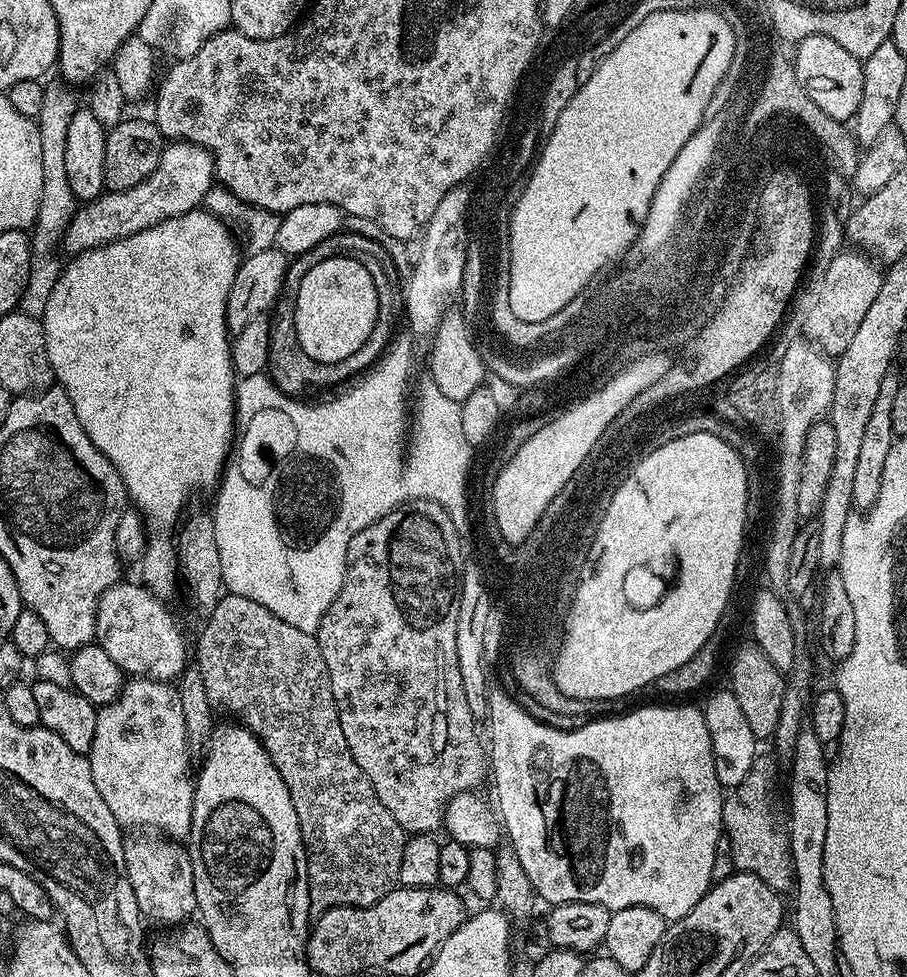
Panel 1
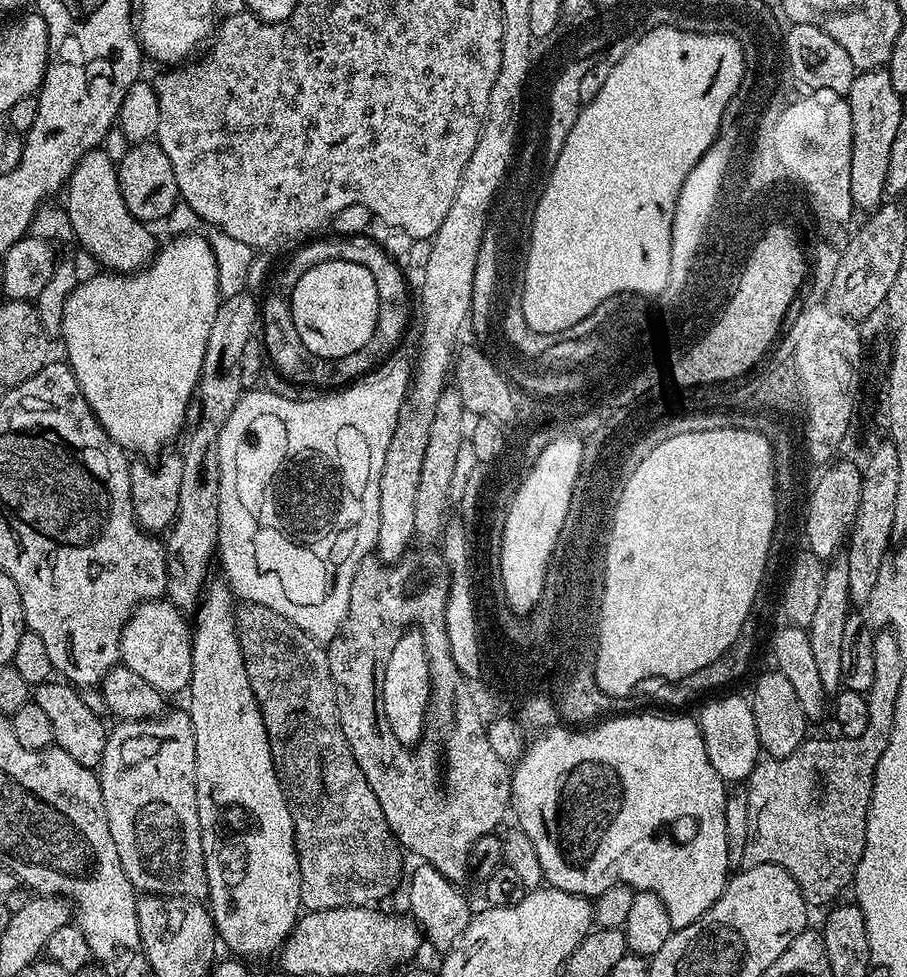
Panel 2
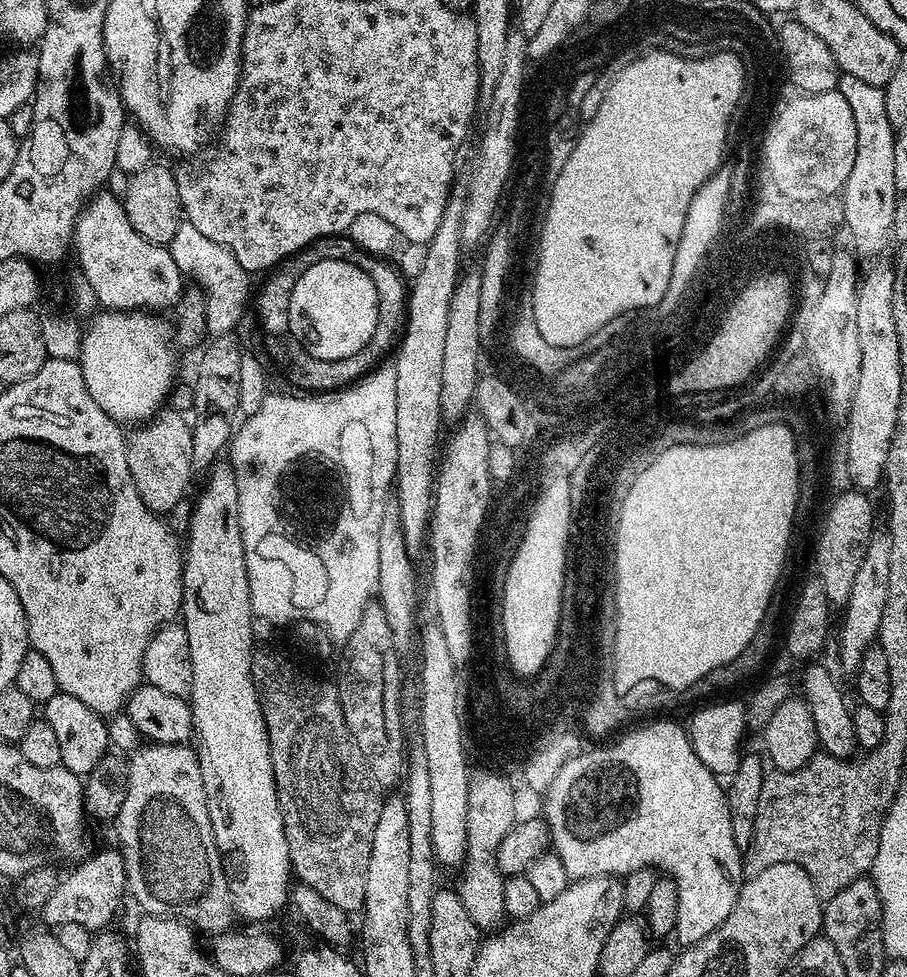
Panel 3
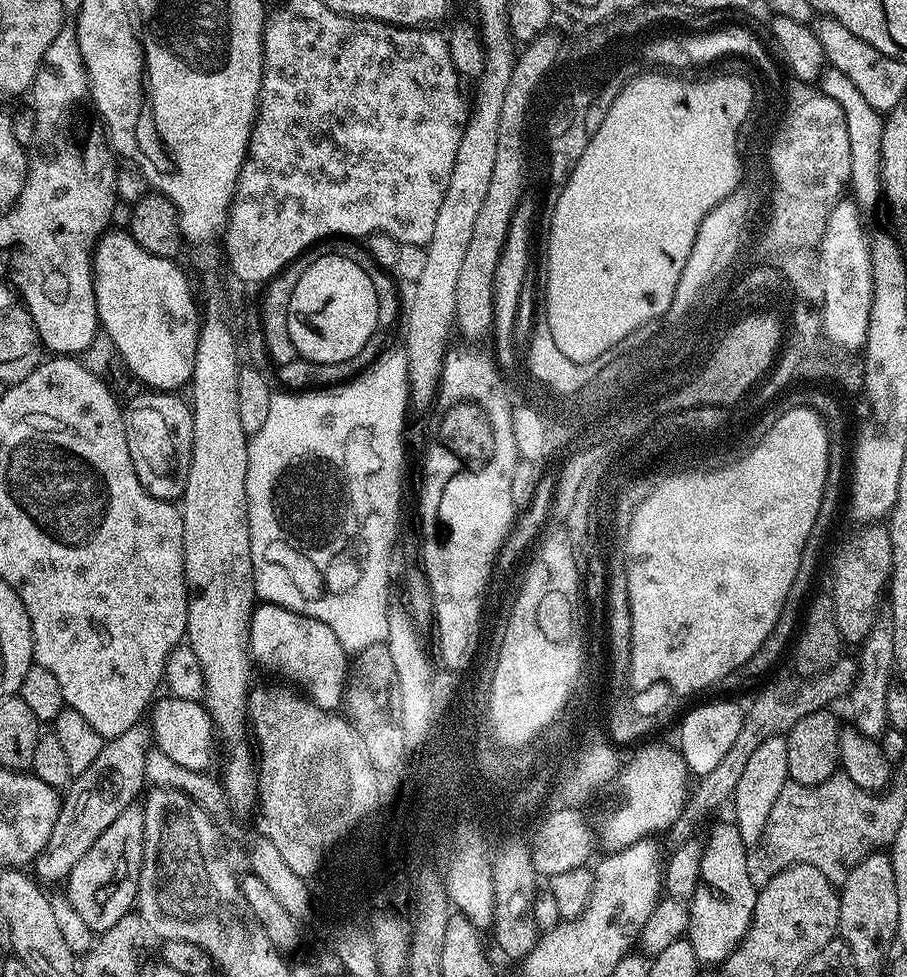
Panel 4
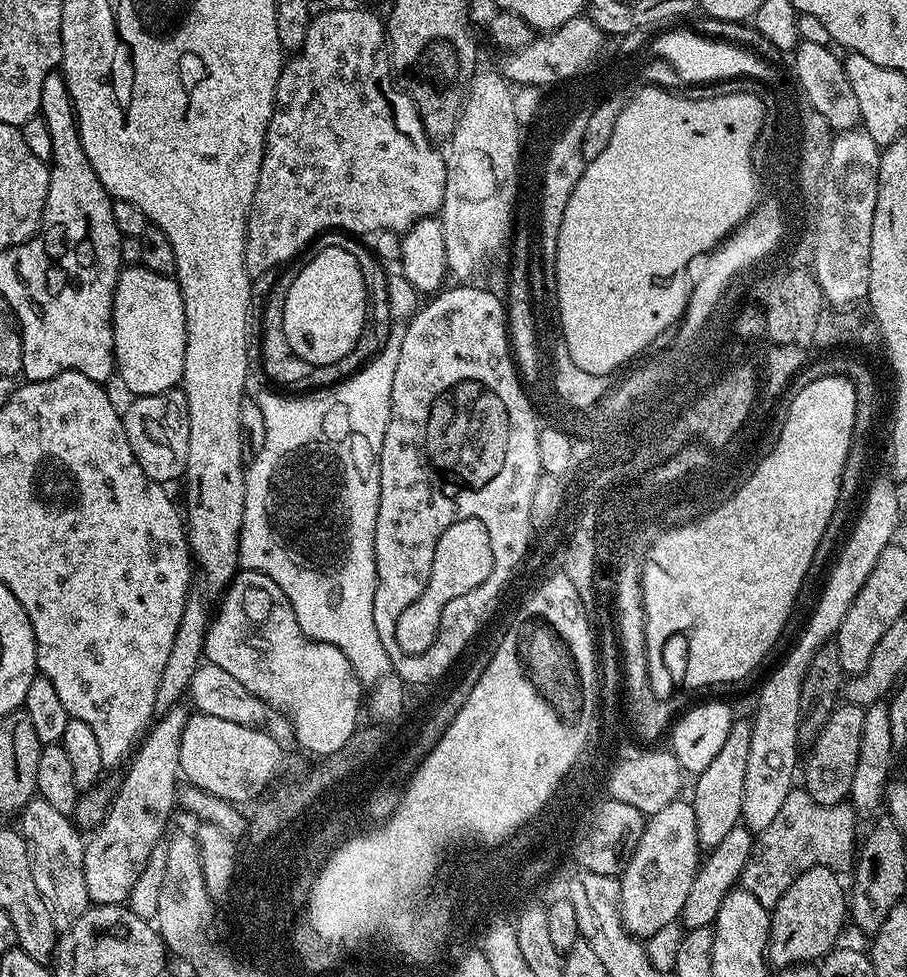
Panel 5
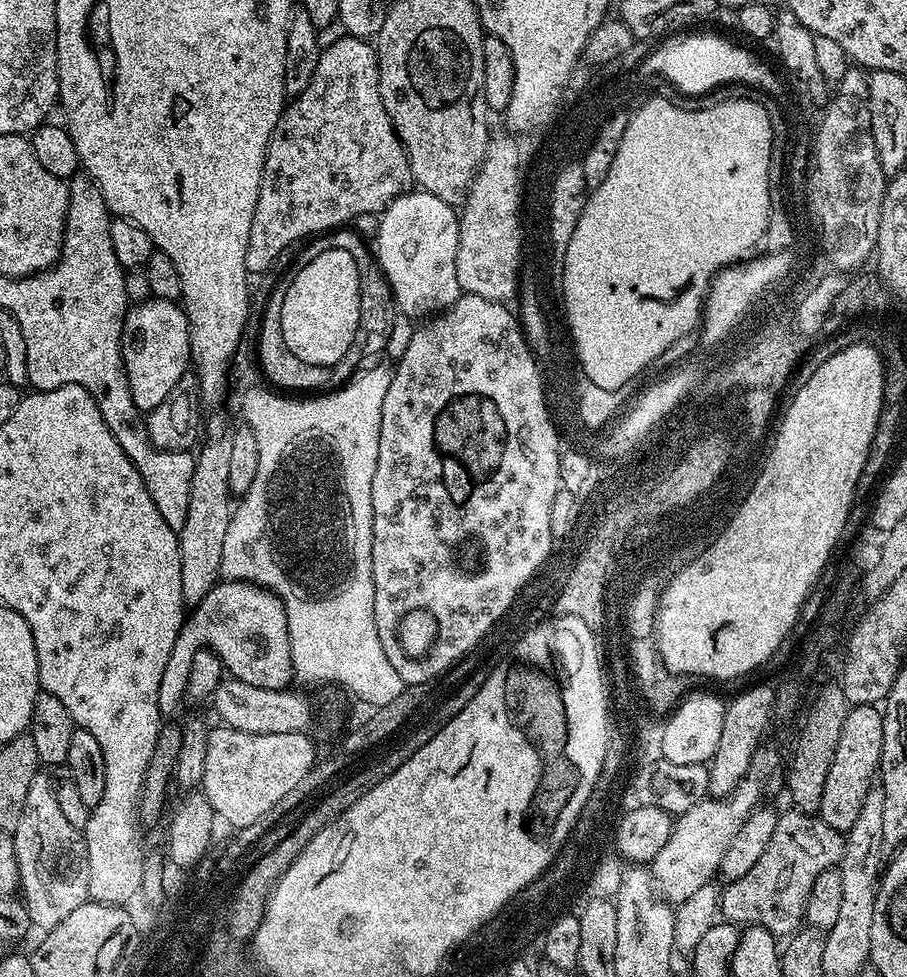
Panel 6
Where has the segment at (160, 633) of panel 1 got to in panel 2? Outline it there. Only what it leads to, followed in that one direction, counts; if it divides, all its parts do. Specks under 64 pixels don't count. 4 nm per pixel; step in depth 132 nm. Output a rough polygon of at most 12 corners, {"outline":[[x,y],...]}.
{"outline":[[171,600],[126,622],[120,659],[154,690],[192,680],[192,633]]}

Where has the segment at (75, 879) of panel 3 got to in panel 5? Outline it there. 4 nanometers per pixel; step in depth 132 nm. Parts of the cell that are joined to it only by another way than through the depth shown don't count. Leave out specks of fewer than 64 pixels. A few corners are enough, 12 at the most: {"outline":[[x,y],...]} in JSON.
{"outline":[[189,709],[149,727],[85,843],[92,904],[124,904],[176,806]]}

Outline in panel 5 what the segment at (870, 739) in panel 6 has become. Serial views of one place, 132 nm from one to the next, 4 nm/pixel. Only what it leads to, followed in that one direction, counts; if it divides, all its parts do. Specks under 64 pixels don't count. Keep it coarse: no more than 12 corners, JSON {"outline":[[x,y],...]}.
{"outline":[[841,703],[802,760],[805,792],[848,800],[865,709]]}

